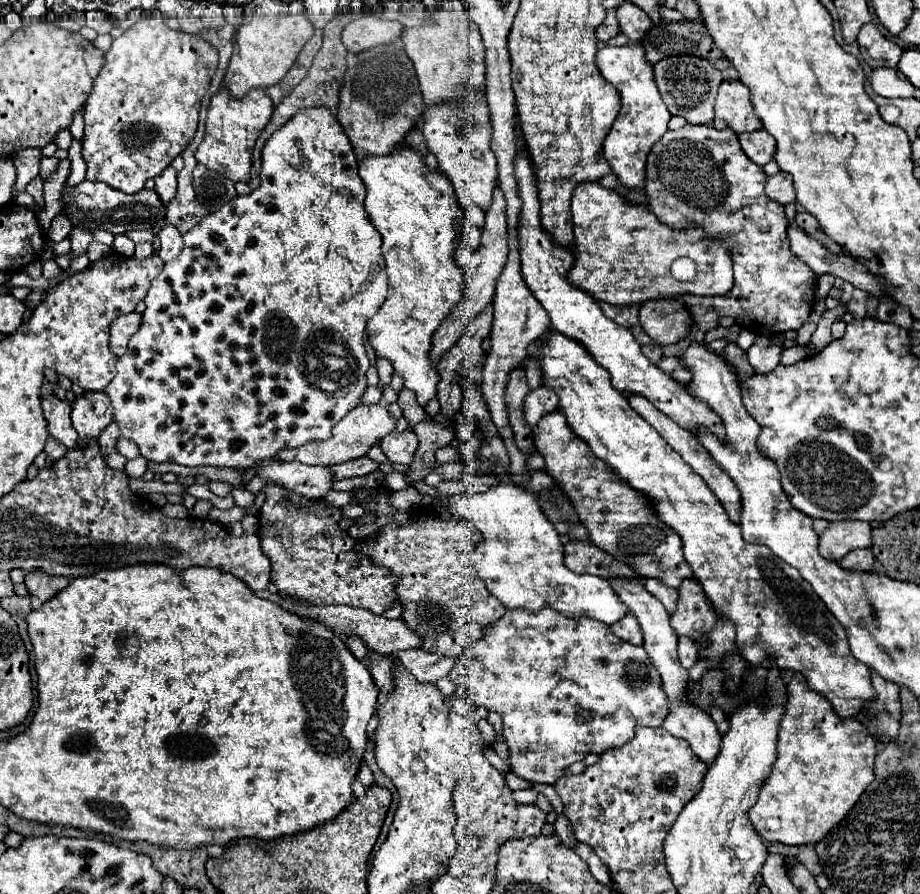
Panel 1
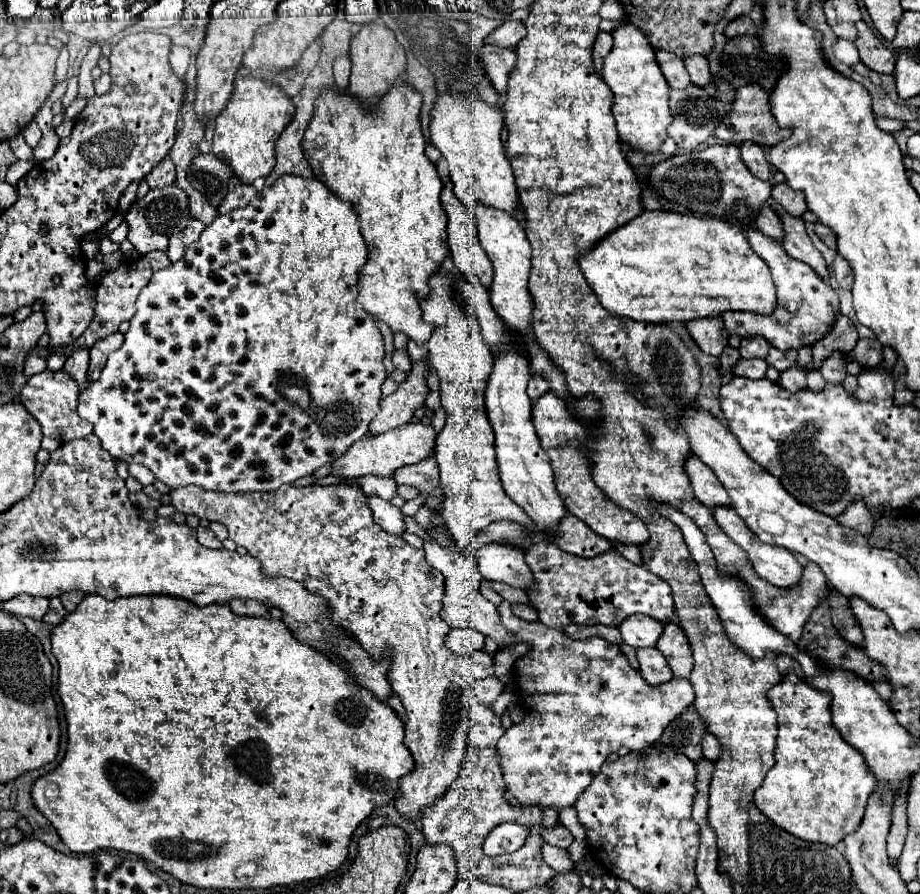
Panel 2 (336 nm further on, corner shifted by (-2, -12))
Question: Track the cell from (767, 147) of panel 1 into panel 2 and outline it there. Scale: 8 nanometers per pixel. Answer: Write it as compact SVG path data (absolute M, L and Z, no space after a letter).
M743 142L741 144L741 158L755 178L759 178L759 180L771 178L771 170L769 170L769 162L765 158L763 146L759 146L755 142Z

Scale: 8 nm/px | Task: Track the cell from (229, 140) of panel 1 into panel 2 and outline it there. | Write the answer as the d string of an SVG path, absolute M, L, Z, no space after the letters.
M253 76L235 78L231 98L219 112L219 118L213 120L215 130L211 152L227 162L237 178L241 178L245 184L251 184L255 178L267 176L273 170L275 142L285 126L291 122L293 114L295 106L279 86Z

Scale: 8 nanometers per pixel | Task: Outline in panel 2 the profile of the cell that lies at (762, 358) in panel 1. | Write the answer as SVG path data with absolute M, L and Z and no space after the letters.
M751 358L751 360L739 360L735 366L735 376L745 376L751 380L763 378L767 372L767 362L761 358Z

